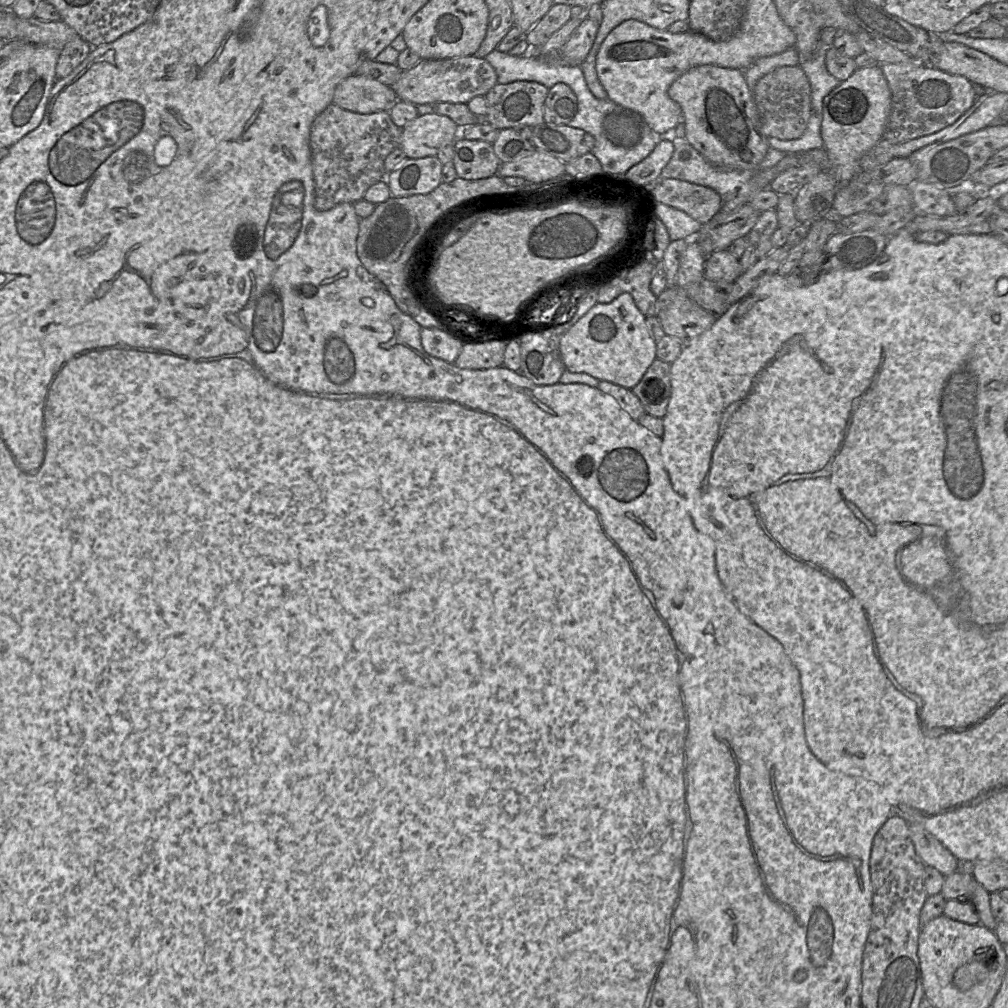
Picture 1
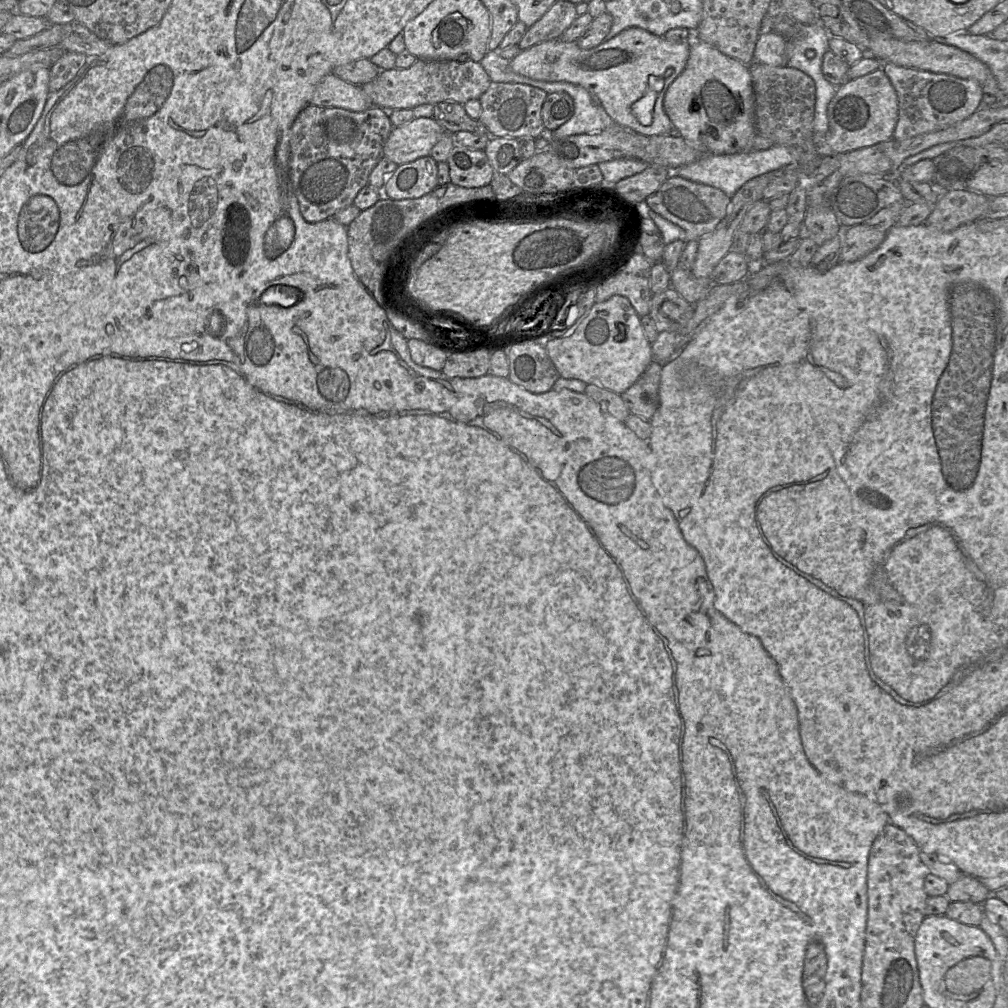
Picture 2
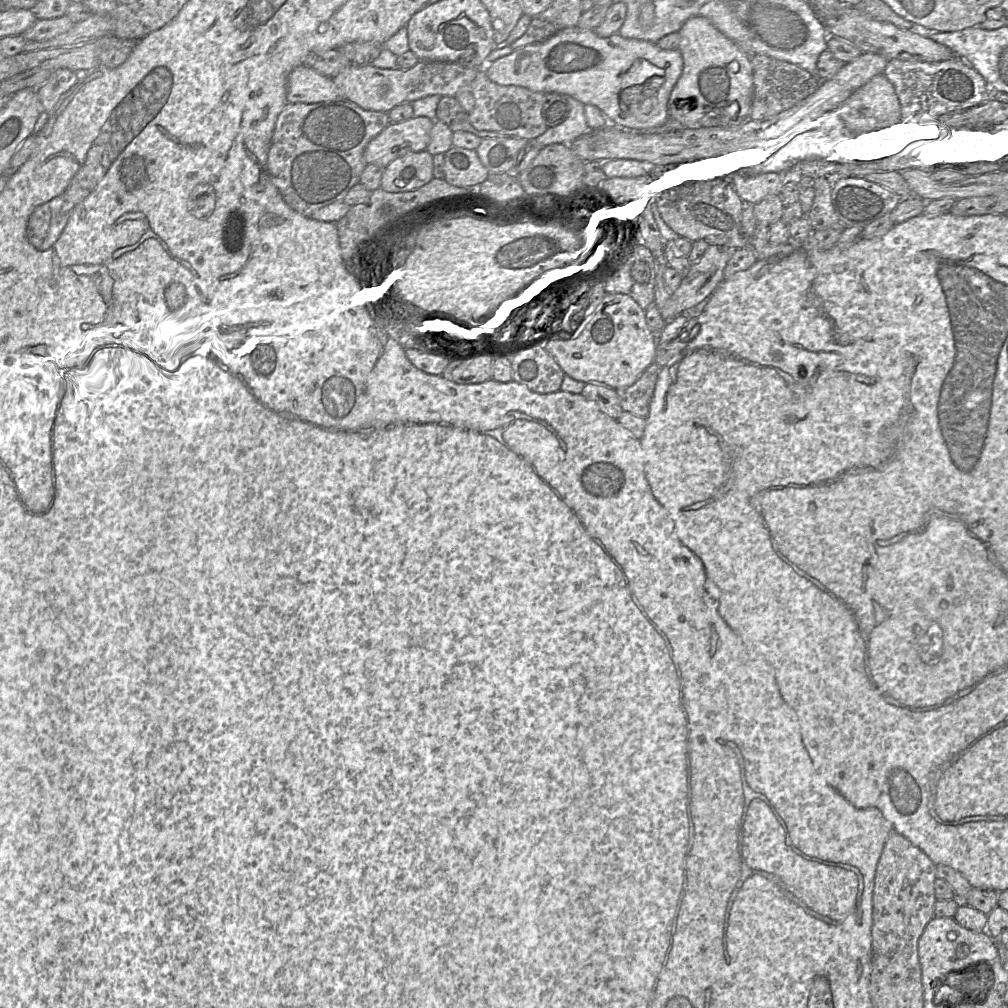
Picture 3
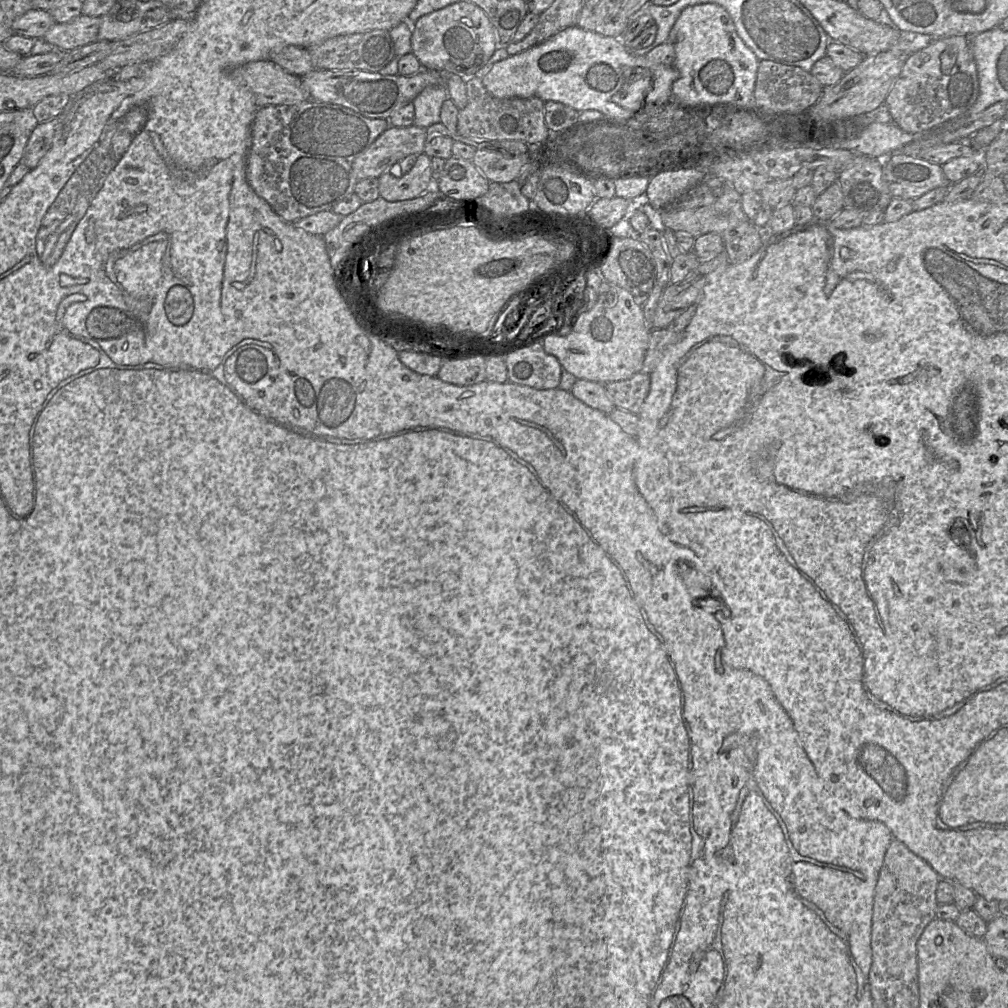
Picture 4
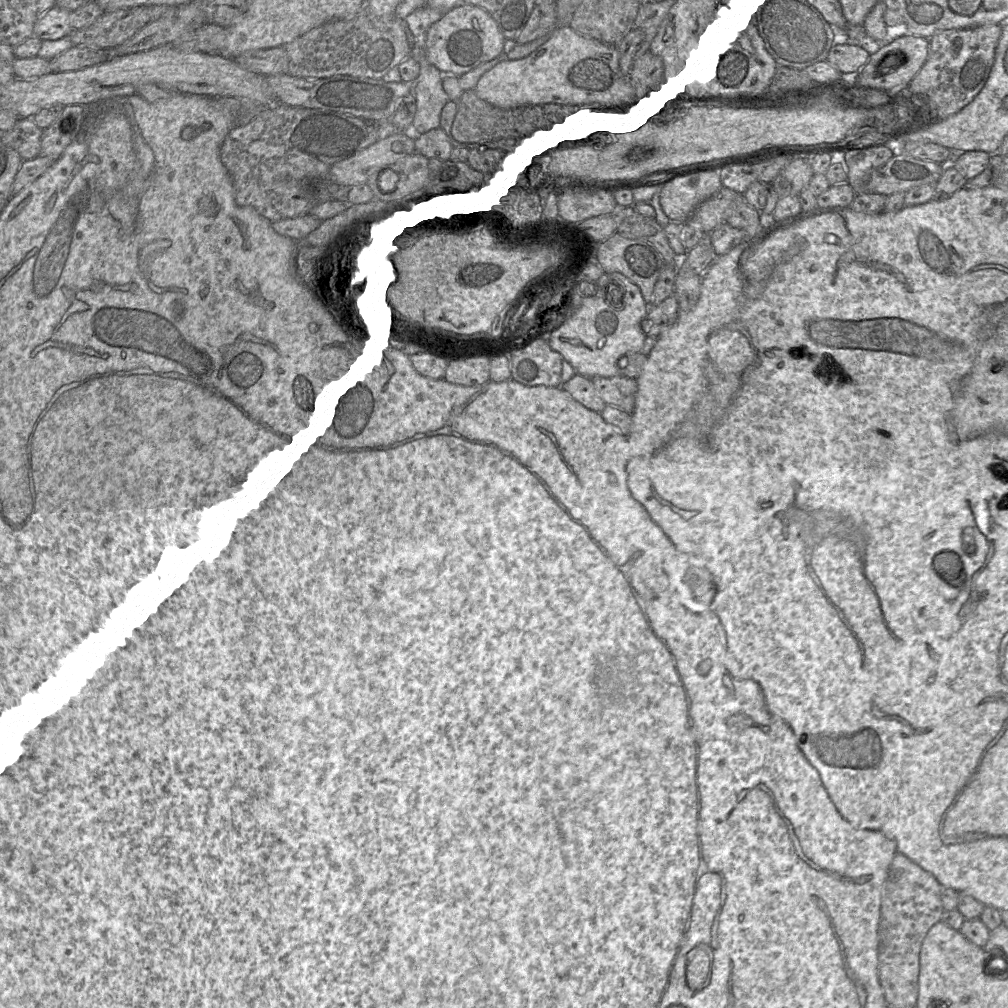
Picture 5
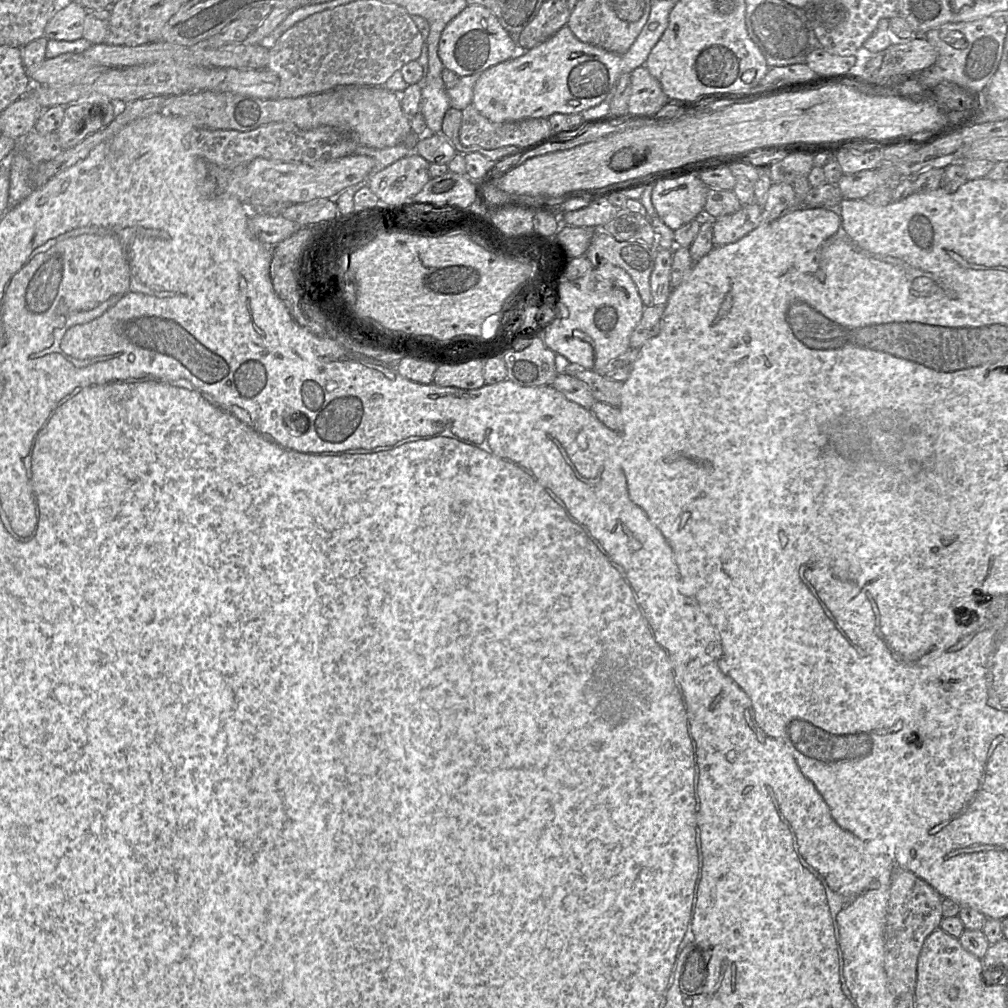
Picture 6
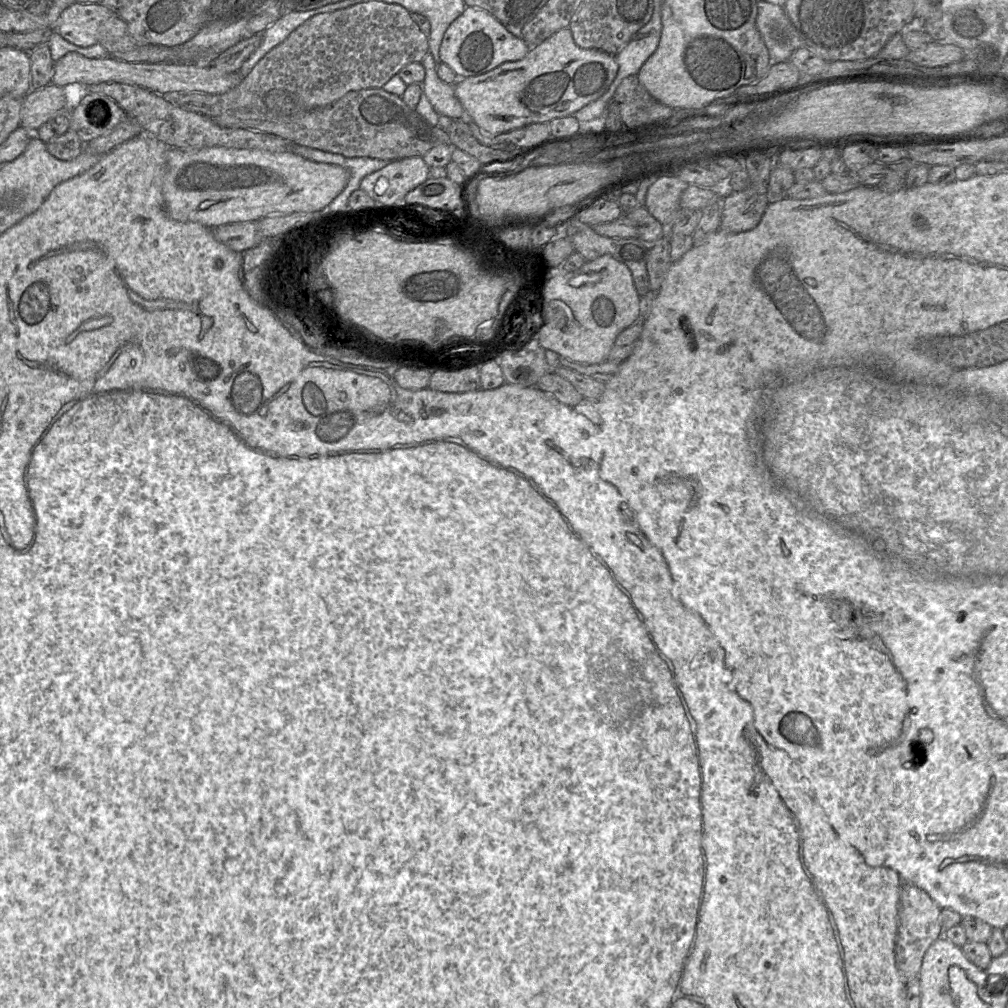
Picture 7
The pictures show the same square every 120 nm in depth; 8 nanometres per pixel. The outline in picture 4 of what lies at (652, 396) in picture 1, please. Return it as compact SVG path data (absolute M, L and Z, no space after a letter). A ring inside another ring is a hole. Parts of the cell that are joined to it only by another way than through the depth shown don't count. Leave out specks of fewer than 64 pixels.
M638 372L628 379L602 385L615 407L638 415L649 393L650 381L650 374Z

